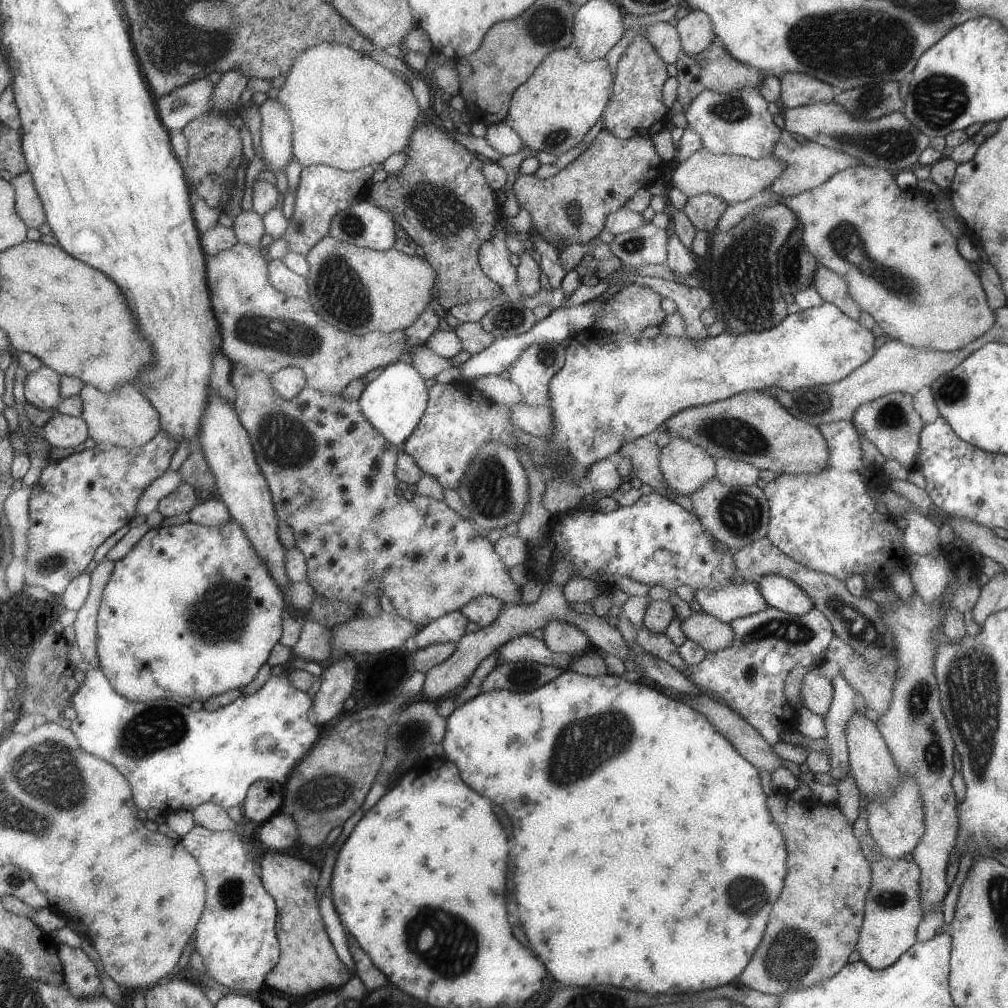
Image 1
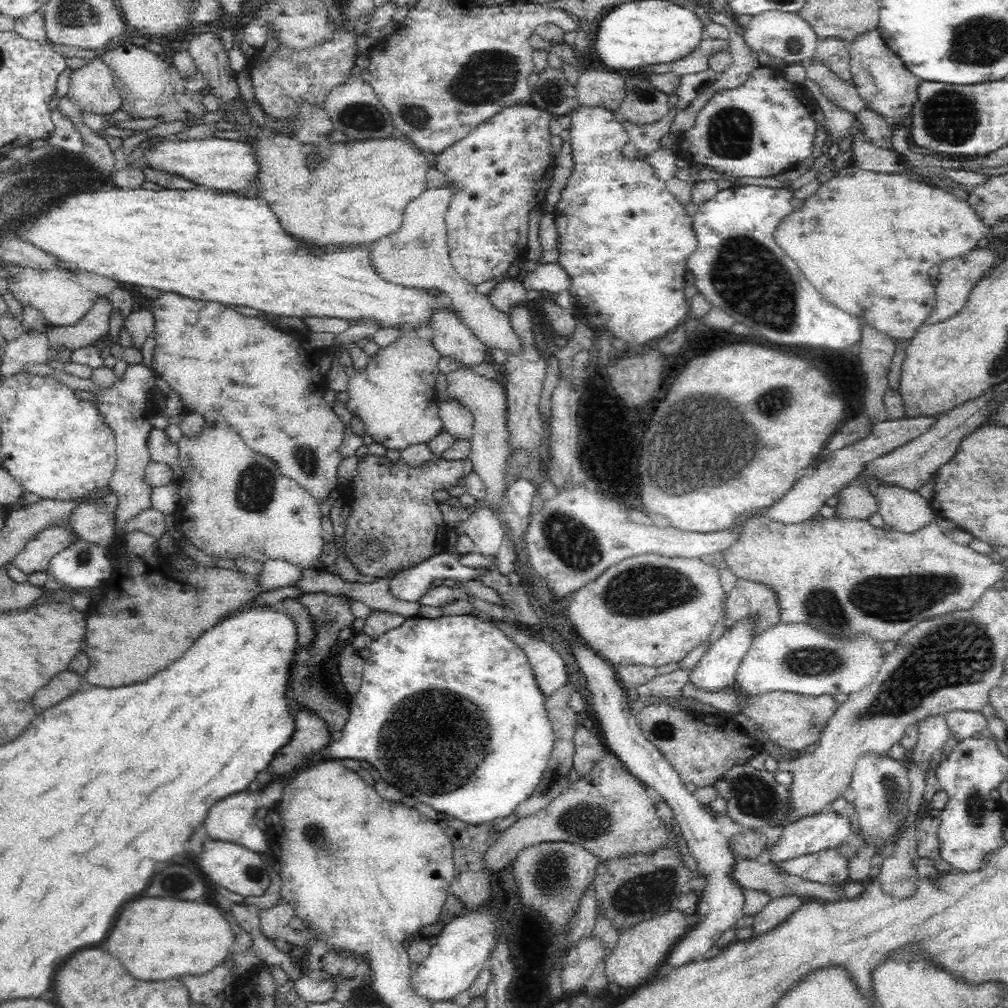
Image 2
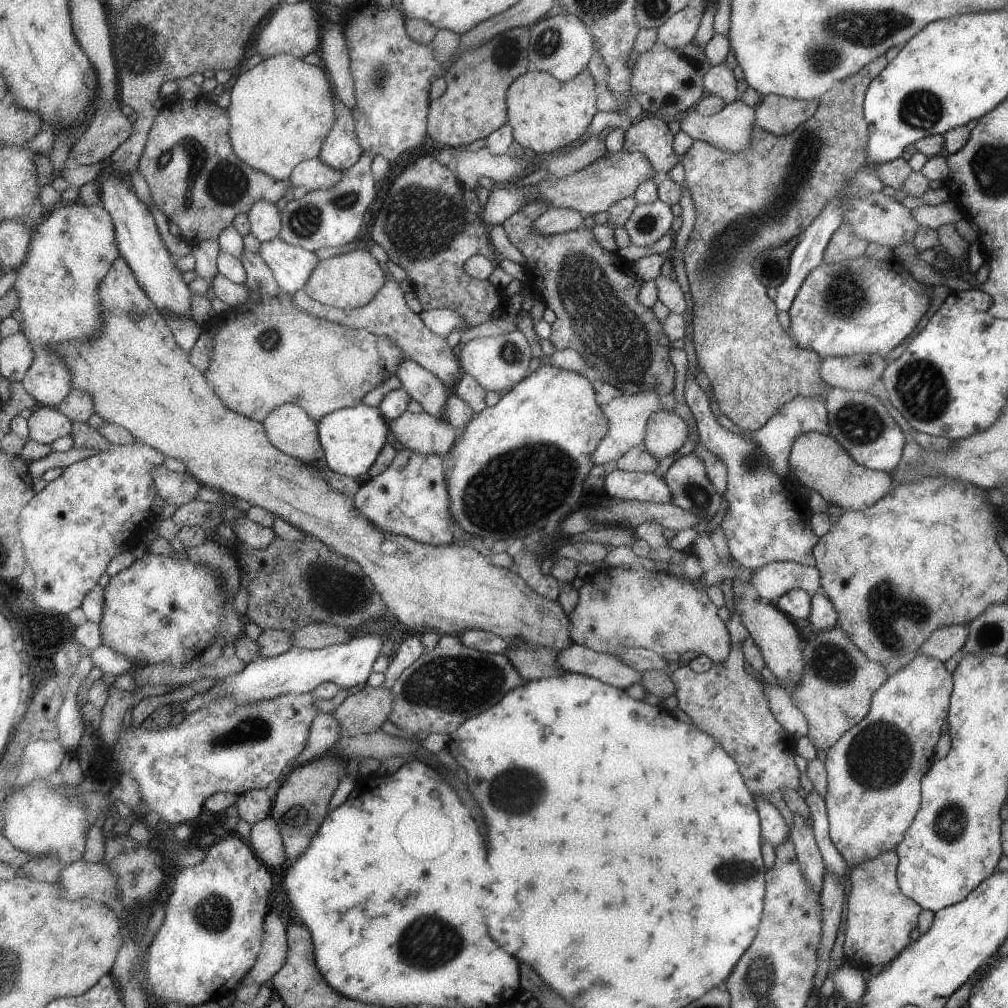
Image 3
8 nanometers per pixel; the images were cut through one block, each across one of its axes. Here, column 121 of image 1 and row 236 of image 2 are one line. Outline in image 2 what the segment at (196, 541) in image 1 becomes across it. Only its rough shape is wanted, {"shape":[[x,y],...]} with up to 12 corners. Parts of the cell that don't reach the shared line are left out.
{"shape":[[613,111],[571,114],[555,204],[577,310],[641,350],[684,323],[692,218]]}

